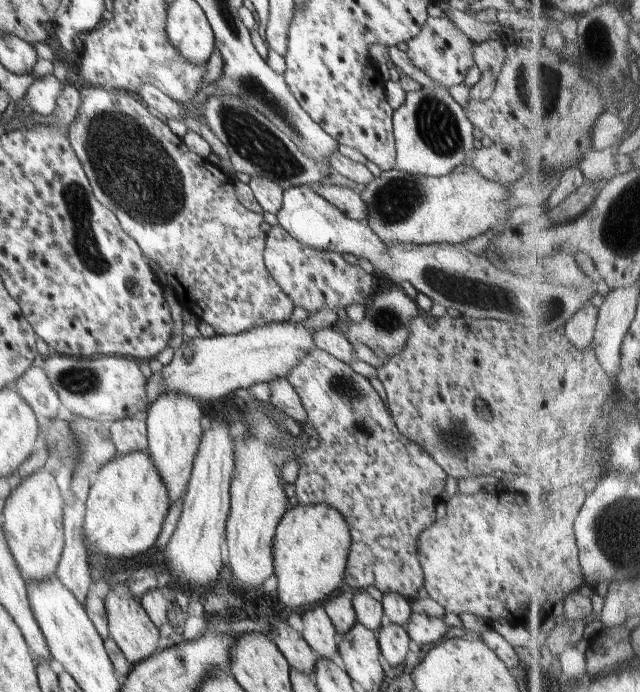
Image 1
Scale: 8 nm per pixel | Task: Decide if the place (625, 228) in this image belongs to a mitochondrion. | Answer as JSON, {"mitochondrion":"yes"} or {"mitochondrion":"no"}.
{"mitochondrion":"yes"}

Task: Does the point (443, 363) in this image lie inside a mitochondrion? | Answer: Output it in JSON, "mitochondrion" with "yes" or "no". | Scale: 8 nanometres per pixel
{"mitochondrion":"no"}

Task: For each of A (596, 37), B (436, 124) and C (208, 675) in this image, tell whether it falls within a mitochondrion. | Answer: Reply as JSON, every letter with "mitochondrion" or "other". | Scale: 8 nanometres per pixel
{"A":"mitochondrion","B":"mitochondrion","C":"other"}

